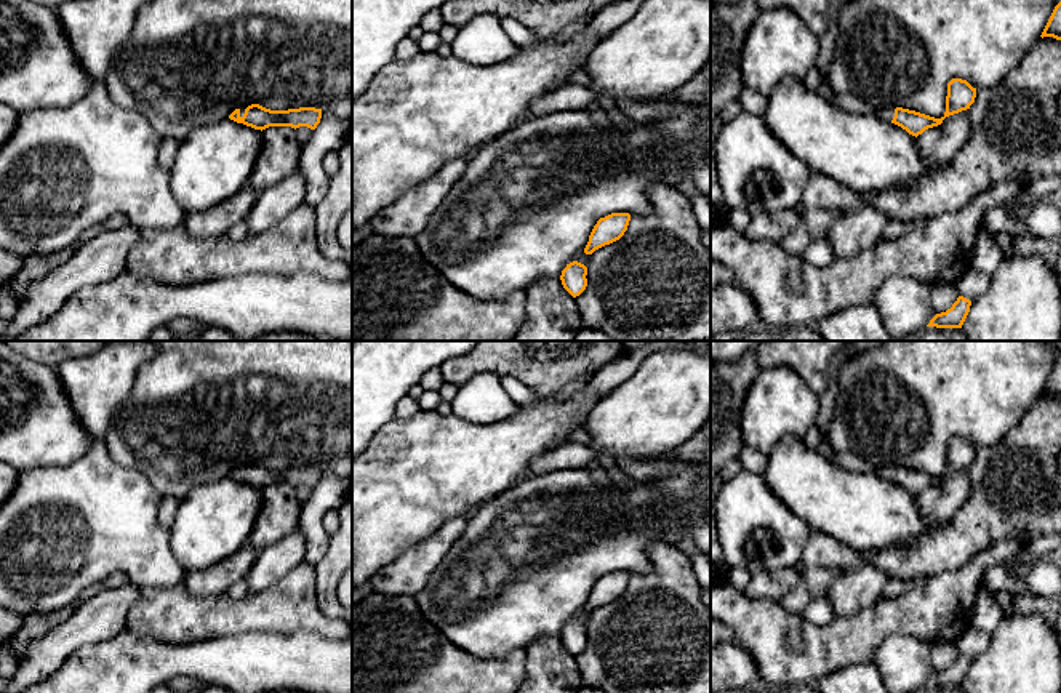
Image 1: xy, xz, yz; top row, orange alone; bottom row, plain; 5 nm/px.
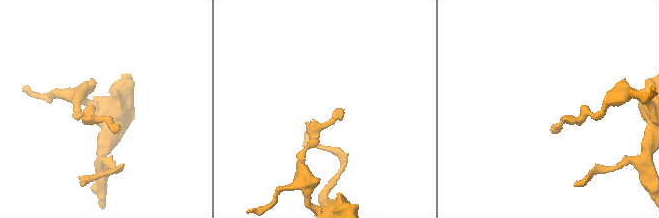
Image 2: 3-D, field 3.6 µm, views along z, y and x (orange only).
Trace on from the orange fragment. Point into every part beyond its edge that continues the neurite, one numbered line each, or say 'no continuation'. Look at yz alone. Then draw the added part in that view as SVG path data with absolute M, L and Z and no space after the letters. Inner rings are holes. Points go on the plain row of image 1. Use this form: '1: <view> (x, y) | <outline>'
1: yz (887, 472) | M879 466L874 472L885 480L891 480L895 475L895 466Z

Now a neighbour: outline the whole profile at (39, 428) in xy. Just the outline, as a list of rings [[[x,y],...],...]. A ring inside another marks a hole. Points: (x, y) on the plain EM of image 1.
[[[0,341],[0,463],[19,472],[61,467],[80,459],[93,440],[72,410],[54,367],[22,357]]]

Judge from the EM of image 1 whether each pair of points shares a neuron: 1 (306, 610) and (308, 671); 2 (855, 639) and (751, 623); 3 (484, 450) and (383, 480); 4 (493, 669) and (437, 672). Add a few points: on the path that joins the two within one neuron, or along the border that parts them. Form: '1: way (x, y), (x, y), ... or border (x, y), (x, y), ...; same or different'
1: border (268, 631), (314, 631), (335, 640); different
2: way (829, 647), (815, 656), (784, 656), (776, 648); same
3: way (458, 464), (428, 468), (408, 480); same
4: way (479, 672), (452, 672); same

